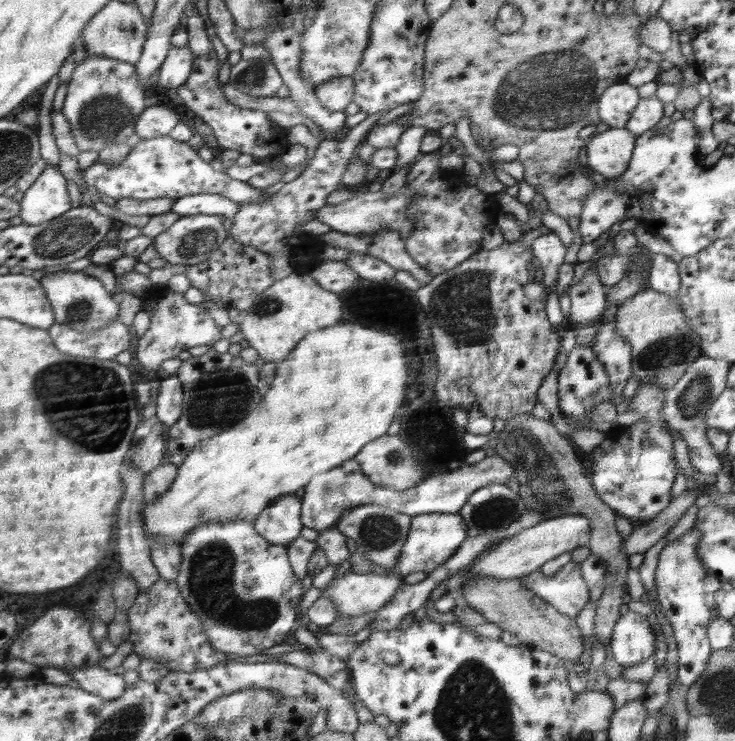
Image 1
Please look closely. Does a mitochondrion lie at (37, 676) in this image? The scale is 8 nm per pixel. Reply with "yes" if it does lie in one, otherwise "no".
no

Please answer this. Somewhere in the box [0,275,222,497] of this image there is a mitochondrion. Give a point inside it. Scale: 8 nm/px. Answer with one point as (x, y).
(101, 427)

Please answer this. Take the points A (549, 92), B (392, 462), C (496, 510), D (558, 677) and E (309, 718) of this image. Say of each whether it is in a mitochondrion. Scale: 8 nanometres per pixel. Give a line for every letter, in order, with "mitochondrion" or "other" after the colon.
A: mitochondrion
B: mitochondrion
C: mitochondrion
D: other
E: other

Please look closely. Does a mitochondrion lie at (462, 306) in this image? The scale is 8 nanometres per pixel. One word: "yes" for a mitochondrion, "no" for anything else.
yes

